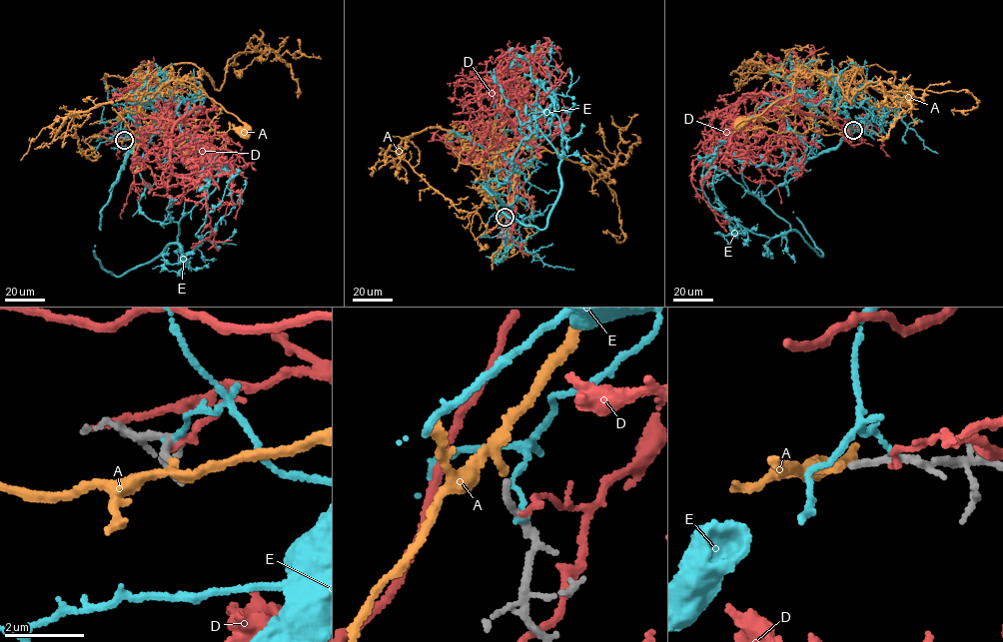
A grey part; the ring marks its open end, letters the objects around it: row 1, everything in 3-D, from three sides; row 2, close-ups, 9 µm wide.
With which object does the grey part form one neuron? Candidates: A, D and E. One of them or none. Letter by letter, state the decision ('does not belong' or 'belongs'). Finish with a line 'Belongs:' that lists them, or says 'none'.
A: belongs
D: does not belong
E: does not belong
Belongs: A

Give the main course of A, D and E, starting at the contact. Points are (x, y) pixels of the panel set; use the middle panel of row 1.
A: (504, 217), (513, 195), (512, 164), (497, 153), (471, 149), (475, 137), (521, 107), (538, 68), (535, 51)
D: (505, 219), (515, 183), (504, 149), (483, 125), (474, 73), (497, 78), (518, 48), (551, 85), (567, 69)
E: (505, 219), (497, 116), (534, 148), (555, 106), (540, 80), (535, 119), (562, 155), (517, 56)

